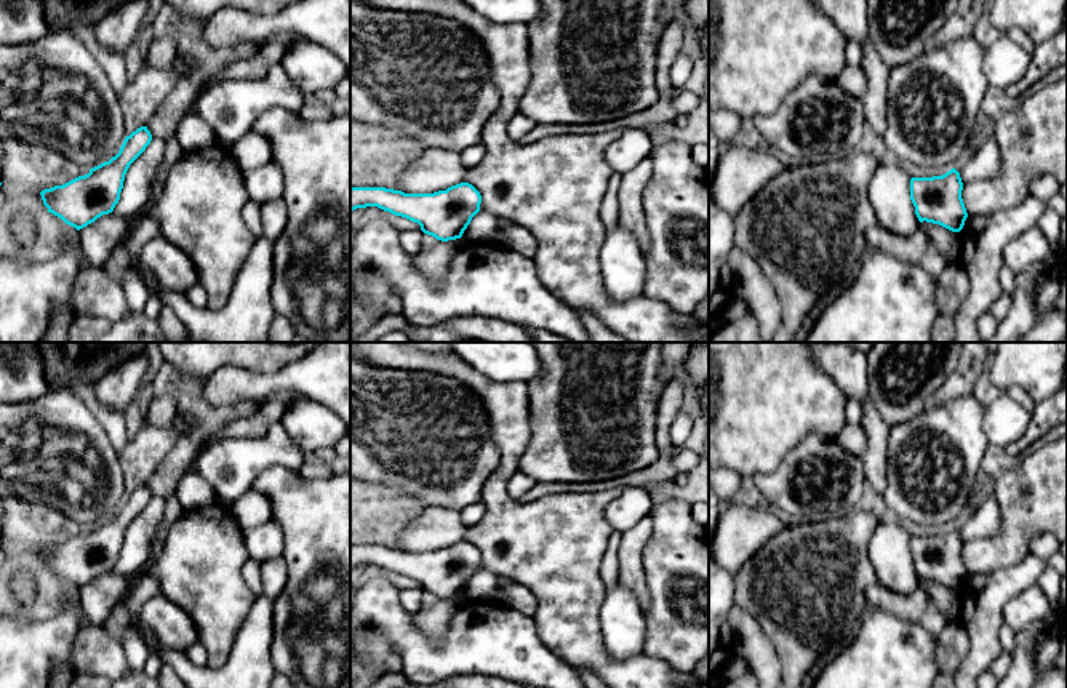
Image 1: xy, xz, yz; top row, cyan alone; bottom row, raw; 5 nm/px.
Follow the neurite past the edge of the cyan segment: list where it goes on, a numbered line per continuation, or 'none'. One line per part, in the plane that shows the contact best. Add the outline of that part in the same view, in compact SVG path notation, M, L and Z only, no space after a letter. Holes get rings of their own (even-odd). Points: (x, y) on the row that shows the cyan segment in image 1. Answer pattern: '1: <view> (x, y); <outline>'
none

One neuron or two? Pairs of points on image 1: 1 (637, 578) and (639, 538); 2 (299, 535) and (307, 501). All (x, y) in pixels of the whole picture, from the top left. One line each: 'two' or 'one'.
1: one
2: one

